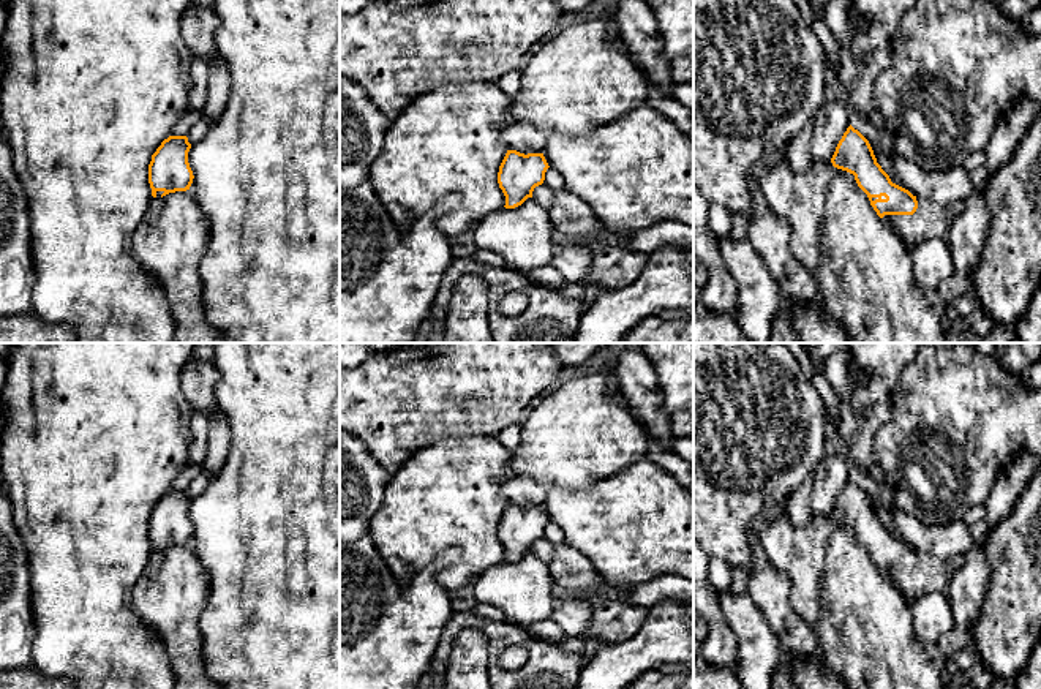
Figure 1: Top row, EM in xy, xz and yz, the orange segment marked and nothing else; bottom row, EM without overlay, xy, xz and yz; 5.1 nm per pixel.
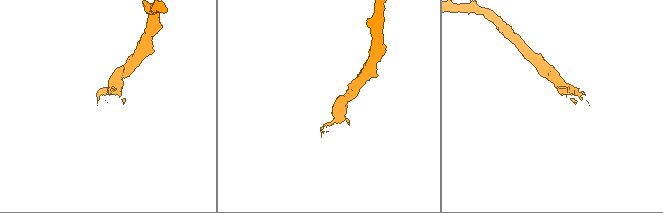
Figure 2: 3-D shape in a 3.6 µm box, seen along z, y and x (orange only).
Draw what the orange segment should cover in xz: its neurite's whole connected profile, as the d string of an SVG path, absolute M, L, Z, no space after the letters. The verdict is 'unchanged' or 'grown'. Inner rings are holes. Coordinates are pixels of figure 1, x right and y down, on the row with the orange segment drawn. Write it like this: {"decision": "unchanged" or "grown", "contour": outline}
{"decision": "unchanged", "contour": "M507 150L498 172L498 183L505 196L505 209L521 205L532 198L536 186L545 180L548 163L543 153L520 153Z"}

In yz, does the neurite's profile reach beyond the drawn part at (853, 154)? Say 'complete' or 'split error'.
split error

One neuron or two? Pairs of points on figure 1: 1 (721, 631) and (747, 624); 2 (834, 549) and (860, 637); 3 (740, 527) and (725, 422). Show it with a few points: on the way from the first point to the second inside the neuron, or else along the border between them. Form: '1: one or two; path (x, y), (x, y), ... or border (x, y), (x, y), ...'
1: two; border (714, 594), (719, 610), (736, 639)
2: one; path (834, 571), (834, 587), (855, 610), (855, 615)
3: one; path (732, 501), (732, 489), (725, 482), (725, 448)

